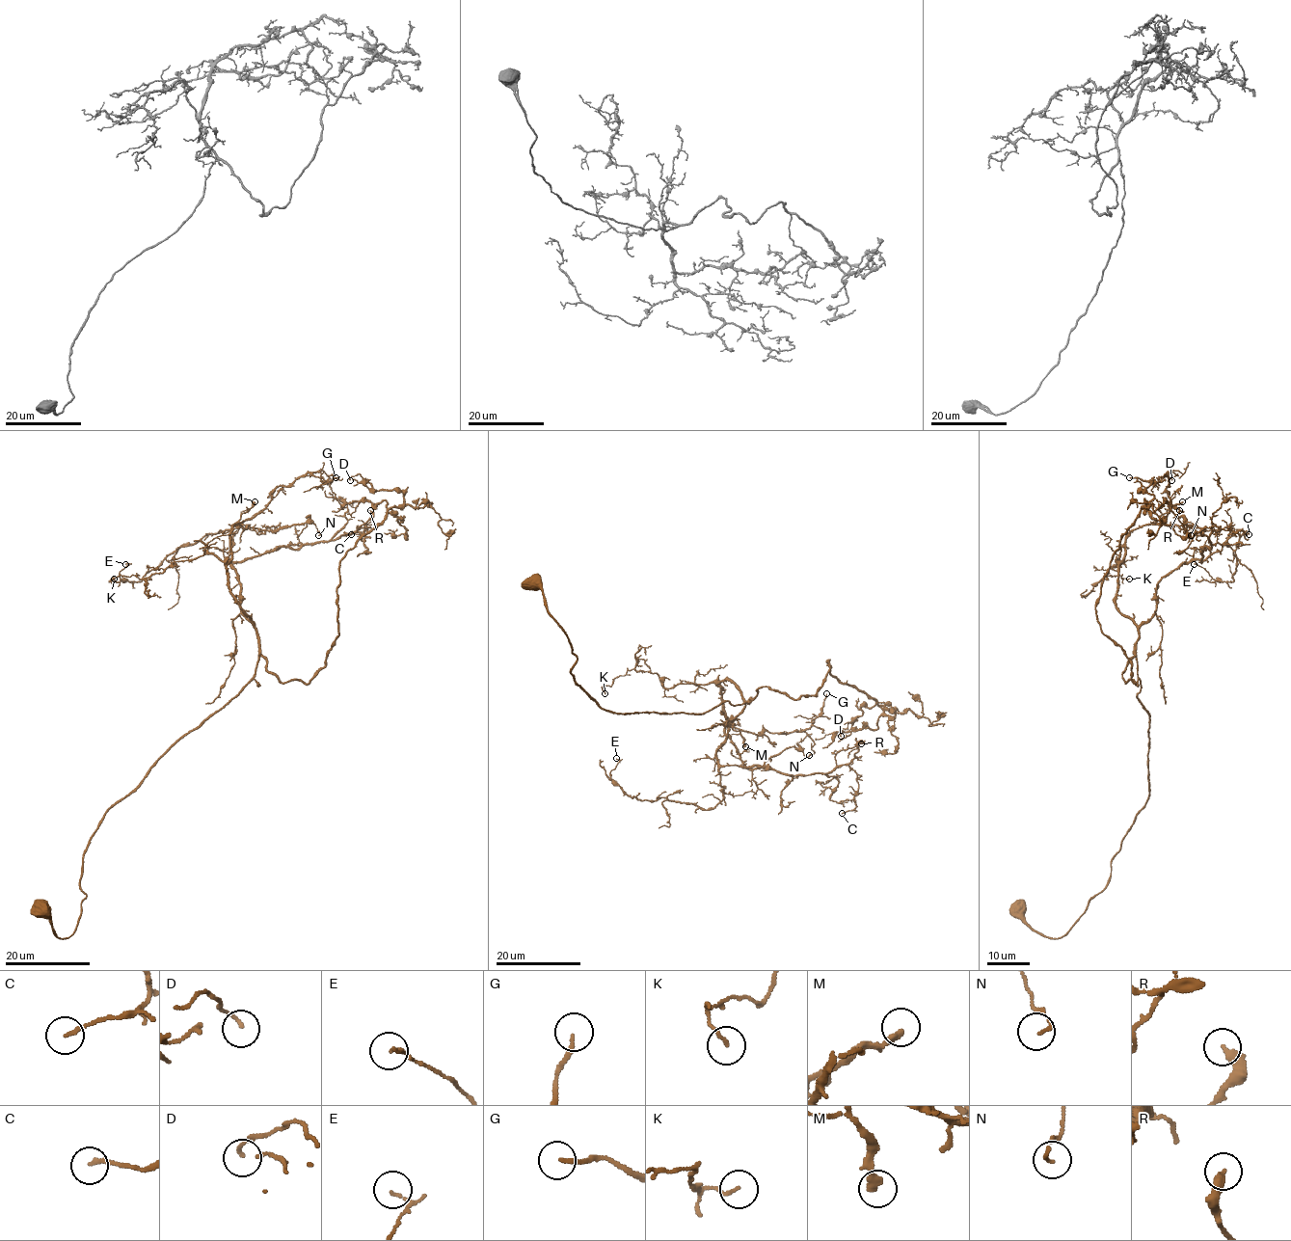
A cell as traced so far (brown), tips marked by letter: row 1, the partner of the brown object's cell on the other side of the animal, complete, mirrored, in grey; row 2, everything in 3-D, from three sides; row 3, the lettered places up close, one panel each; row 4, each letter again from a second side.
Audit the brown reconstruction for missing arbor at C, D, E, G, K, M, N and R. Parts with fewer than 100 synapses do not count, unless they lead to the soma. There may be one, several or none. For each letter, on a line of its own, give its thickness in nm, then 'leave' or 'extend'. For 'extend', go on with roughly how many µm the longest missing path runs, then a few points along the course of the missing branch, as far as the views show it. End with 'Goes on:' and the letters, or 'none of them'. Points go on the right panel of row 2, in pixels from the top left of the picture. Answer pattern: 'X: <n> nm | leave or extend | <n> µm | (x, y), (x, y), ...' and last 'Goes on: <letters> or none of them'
C: 150 nm | leave
D: 120 nm | leave
E: 90 nm | leave
G: 160 nm | leave
K: 110 nm | leave
M: 320 nm | leave
N: 120 nm | leave
R: 320 nm | leave
Goes on: none of them

